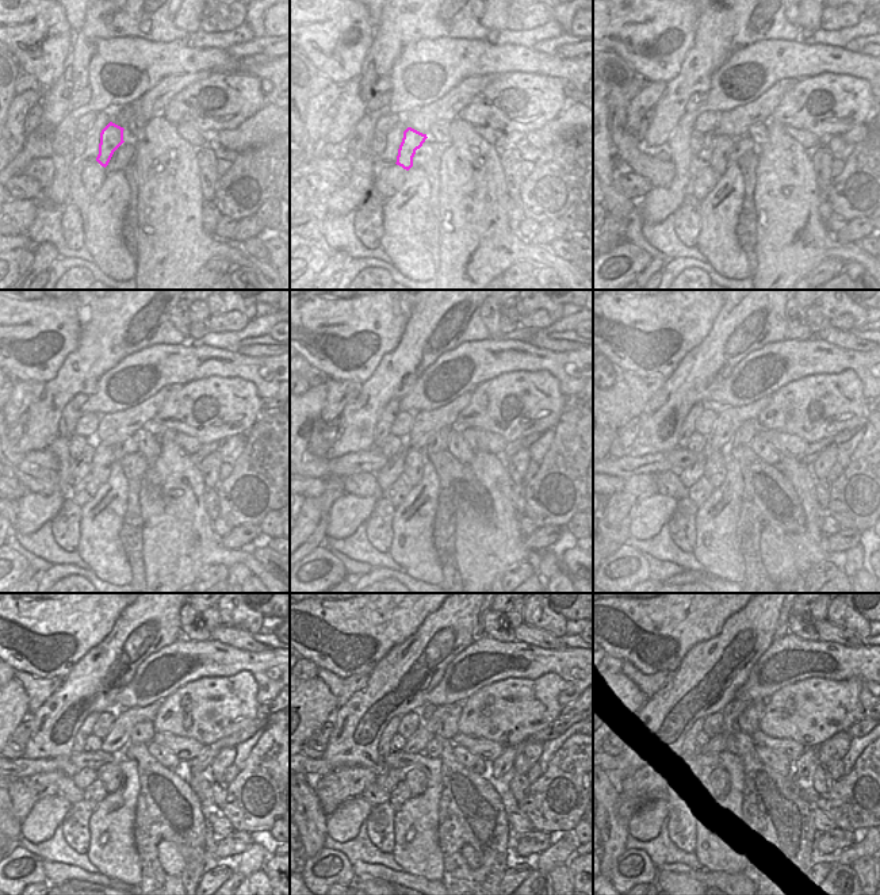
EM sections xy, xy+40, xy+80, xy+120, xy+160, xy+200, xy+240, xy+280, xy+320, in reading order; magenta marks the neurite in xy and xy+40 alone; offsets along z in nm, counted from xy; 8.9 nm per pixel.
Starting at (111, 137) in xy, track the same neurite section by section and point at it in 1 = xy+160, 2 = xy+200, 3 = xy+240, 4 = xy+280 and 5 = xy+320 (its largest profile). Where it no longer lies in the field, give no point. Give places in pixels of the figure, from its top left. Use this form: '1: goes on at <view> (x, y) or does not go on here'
1: goes on at xy+160 (414, 458)
2: goes on at xy+200 (715, 470)
3: goes on at xy+240 (110, 775)
4: goes on at xy+280 (416, 779)
5: goes on at xy+320 (718, 779)

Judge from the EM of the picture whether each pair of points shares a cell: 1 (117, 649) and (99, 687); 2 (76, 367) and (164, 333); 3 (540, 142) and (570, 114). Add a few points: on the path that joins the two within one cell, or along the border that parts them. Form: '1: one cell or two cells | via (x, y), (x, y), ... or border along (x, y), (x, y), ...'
1: one cell | via (117, 658), (99, 677)
2: one cell | via (98, 352), (115, 335), (140, 335), (142, 337)
3: one cell | via (547, 137), (563, 121)

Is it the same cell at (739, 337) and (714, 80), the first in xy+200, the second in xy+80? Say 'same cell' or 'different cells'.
different cells

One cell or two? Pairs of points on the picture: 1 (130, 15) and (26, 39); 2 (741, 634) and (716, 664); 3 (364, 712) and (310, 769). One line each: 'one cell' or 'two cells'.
1: two cells
2: one cell
3: two cells

